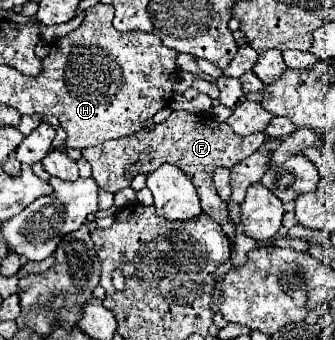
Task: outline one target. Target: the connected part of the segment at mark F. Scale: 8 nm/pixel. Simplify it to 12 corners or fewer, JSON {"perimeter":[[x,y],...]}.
{"perimeter":[[173,111],[151,131],[83,149],[117,193],[163,163],[185,171],[203,213],[235,231],[213,187],[265,143],[211,113]]}

